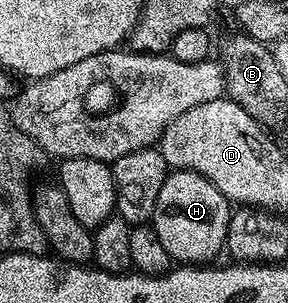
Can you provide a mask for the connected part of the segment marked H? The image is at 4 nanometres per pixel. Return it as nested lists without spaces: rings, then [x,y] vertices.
[[[178,169],[169,172],[168,178],[162,183],[150,224],[173,262],[203,265],[215,262],[215,257],[225,248],[232,214],[229,201],[224,198],[222,191],[218,191],[218,187],[214,187],[214,183],[210,183],[208,177],[189,169]]]

